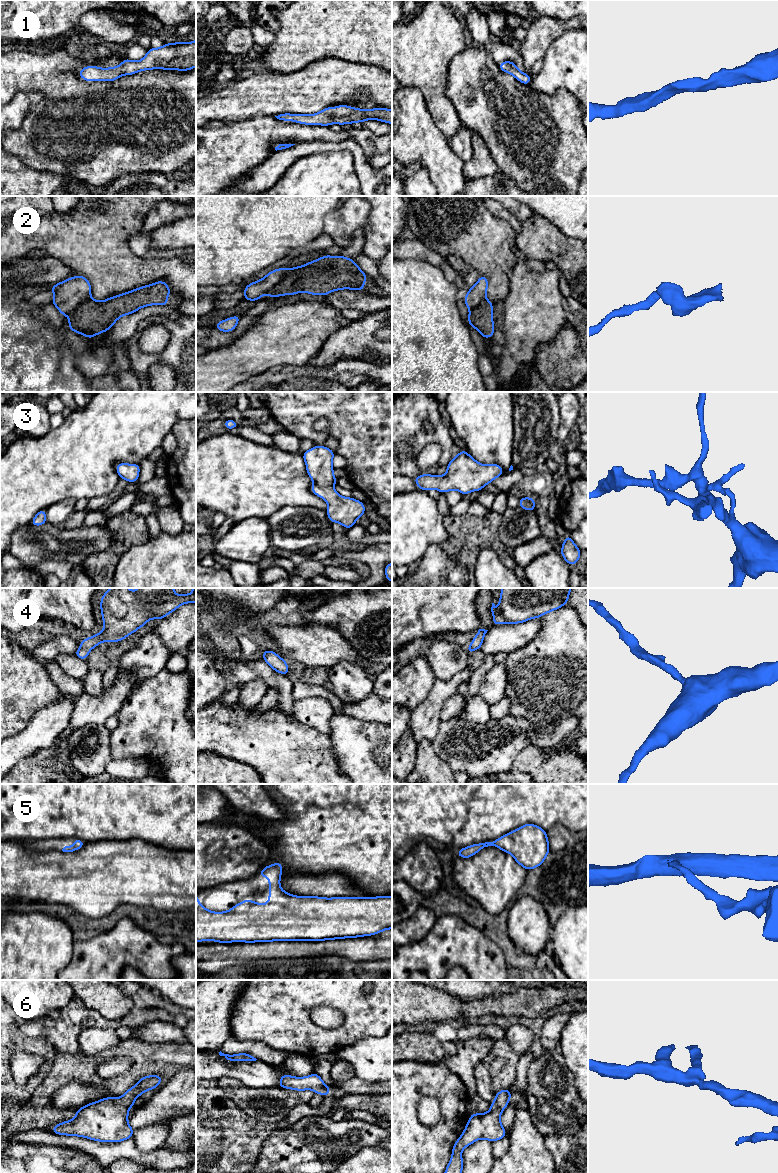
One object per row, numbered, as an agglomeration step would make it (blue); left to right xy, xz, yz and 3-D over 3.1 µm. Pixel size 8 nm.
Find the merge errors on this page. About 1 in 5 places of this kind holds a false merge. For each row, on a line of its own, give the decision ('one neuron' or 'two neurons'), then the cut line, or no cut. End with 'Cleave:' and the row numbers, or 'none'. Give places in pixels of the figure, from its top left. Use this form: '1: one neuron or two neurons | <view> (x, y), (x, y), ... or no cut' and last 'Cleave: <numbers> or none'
1: one neuron | no cut
2: two neurons | xz (285, 269), (283, 278), (268, 292)
3: one neuron | no cut
4: one neuron | no cut
5: one neuron | no cut
6: one neuron | no cut
Cleave: 2

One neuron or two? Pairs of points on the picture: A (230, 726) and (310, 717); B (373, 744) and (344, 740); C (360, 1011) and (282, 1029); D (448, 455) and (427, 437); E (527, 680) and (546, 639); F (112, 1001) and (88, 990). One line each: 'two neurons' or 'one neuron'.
A: two neurons
B: one neuron
C: one neuron
D: one neuron
E: one neuron
F: one neuron

